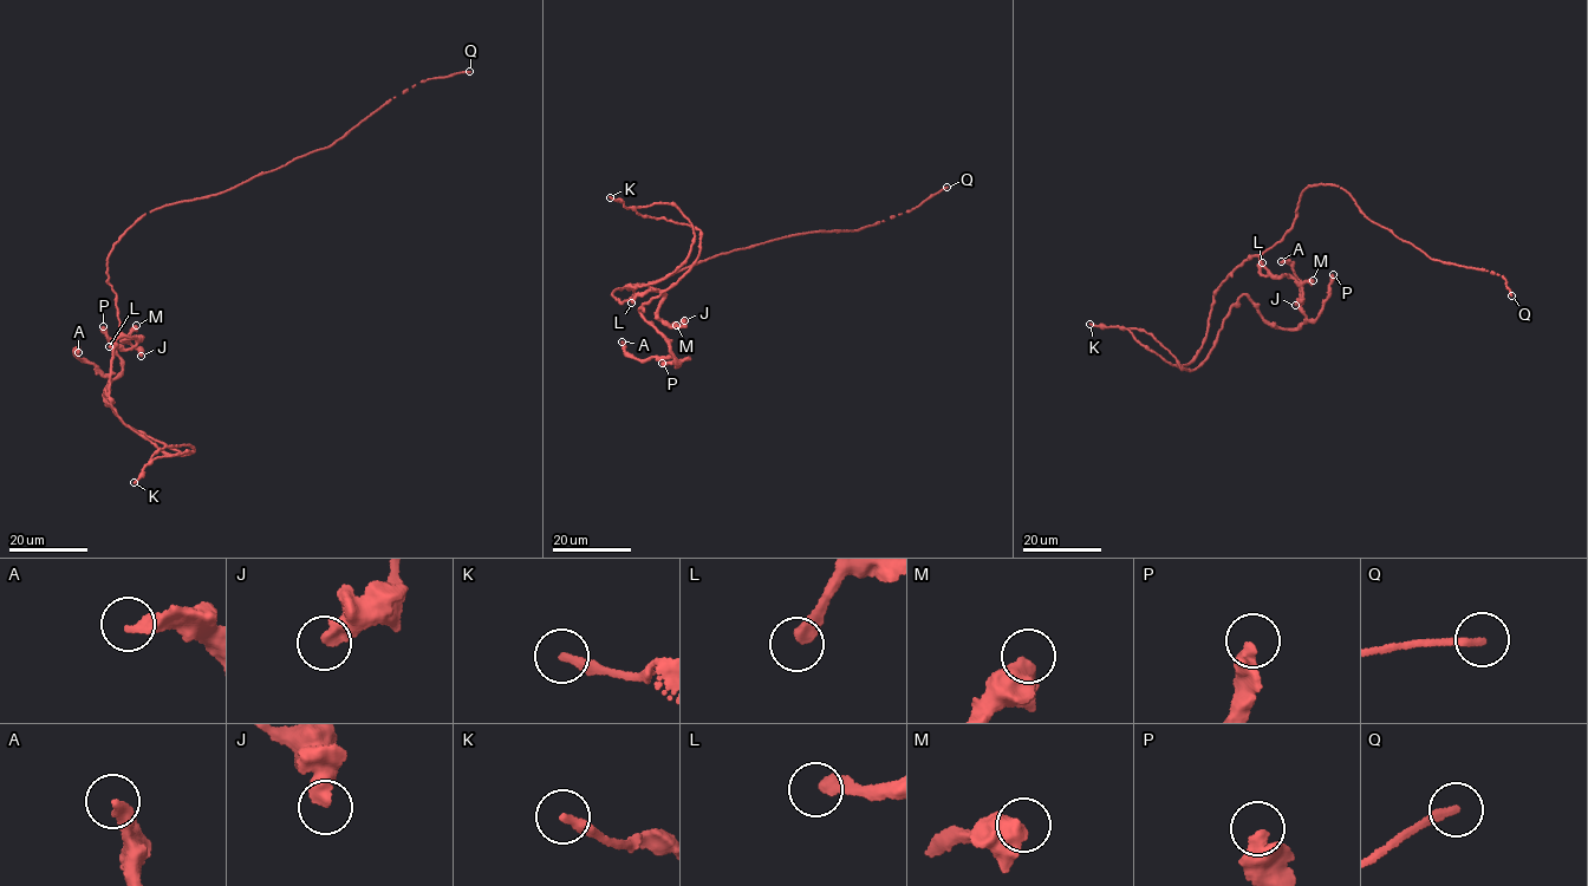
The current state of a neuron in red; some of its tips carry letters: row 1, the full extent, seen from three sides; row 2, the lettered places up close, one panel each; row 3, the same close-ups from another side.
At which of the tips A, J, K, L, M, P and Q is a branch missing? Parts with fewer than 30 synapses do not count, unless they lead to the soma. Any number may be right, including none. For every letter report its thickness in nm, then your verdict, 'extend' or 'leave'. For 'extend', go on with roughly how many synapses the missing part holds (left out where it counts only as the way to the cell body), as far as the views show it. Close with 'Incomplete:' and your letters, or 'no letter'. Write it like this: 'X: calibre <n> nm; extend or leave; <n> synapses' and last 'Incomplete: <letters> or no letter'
A: calibre 320 nm; leave
J: calibre 480 nm; leave
K: calibre 280 nm; leave
L: calibre 400 nm; leave
M: calibre 650 nm; leave
P: calibre 500 nm; leave
Q: calibre 220 nm; extend; 110 synapses
Incomplete: Q

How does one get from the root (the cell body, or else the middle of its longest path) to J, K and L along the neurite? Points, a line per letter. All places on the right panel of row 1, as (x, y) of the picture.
J: (1228, 278), (1237, 266), (1257, 256), (1271, 274), (1289, 275), (1295, 280), (1303, 294), (1295, 305)
K: (1228, 278), (1214, 295), (1201, 349), (1185, 365), (1167, 363), (1123, 326), (1089, 324)
L: (1228, 278), (1237, 266), (1256, 255), (1267, 271), (1264, 277), (1258, 271), (1262, 262)

